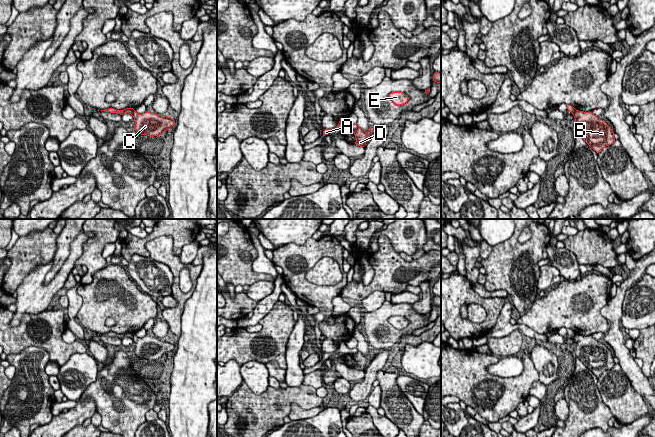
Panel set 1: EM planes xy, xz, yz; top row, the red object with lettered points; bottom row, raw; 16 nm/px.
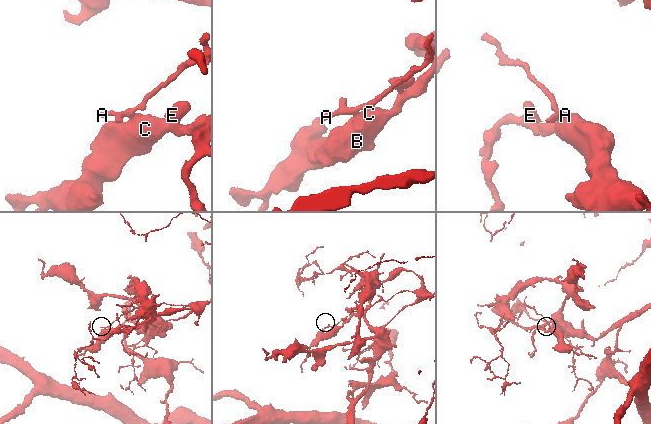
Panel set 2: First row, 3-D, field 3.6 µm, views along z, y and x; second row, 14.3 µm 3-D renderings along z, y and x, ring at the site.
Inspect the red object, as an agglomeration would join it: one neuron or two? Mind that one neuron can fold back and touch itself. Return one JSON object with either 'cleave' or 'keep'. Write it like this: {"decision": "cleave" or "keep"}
{"decision": "cleave"}

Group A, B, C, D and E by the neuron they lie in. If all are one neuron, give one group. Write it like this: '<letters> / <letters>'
A / B C D E

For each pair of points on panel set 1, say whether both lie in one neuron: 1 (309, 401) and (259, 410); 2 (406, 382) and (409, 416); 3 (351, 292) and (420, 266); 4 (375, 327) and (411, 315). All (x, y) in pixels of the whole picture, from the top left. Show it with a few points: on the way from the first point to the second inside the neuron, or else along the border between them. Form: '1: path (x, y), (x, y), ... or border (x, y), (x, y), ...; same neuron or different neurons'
1: path (297, 397), (271, 398); same neuron
2: border (398, 375), (396, 380), (398, 388), (421, 414); different neurons
3: path (368, 289), (383, 281), (392, 273), (403, 273); same neuron
4: path (383, 318), (390, 311), (402, 311); same neuron

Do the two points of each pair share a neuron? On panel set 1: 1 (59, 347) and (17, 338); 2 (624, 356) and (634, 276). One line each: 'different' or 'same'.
1: same
2: same

